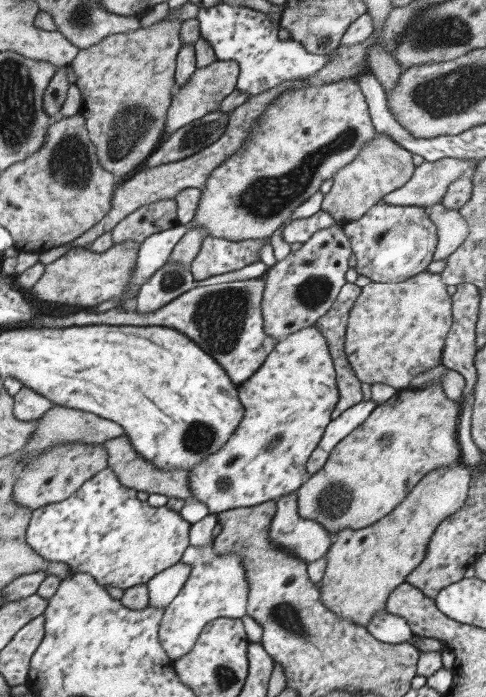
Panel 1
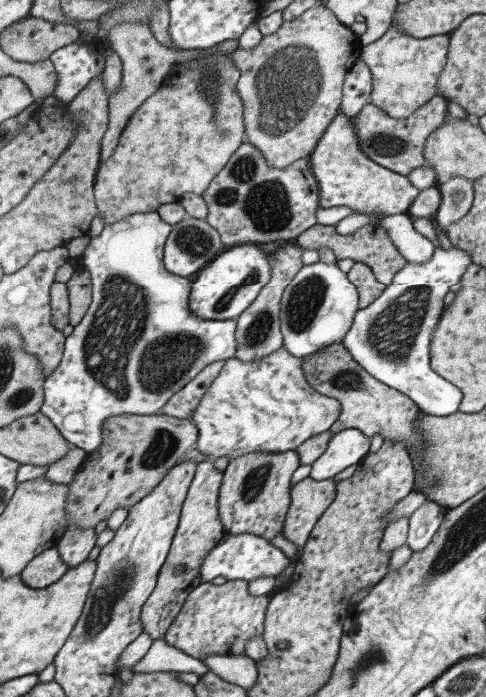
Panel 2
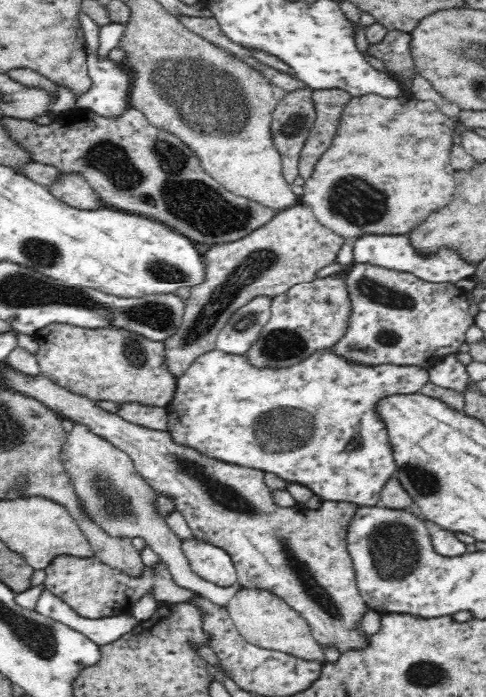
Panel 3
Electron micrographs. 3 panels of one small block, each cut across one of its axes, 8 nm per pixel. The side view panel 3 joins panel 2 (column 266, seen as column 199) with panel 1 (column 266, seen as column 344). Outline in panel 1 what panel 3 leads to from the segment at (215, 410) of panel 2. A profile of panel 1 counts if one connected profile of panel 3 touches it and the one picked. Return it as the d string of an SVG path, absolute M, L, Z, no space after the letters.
M309 326L277 340L275 350L271 350L261 368L237 386L237 398L245 408L239 428L219 452L213 452L193 470L187 470L191 500L205 504L209 514L231 512L233 508L251 508L271 500L277 502L281 496L297 492L311 478L311 474L307 472L307 460L319 444L327 424L333 420L331 410L339 402L335 368L331 362L327 340L319 332L319 328Z

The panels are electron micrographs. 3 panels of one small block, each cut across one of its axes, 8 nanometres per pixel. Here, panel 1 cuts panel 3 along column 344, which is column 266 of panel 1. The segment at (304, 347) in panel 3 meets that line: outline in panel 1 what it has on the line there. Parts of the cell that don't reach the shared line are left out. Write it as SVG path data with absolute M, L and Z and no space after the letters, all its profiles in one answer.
M335 224L335 228L315 232L299 250L287 254L273 268L267 268L263 274L265 278L261 294L265 336L281 340L297 330L309 328L335 304L339 290L345 286L345 274L349 270L351 256L351 246L341 226L343 224Z

